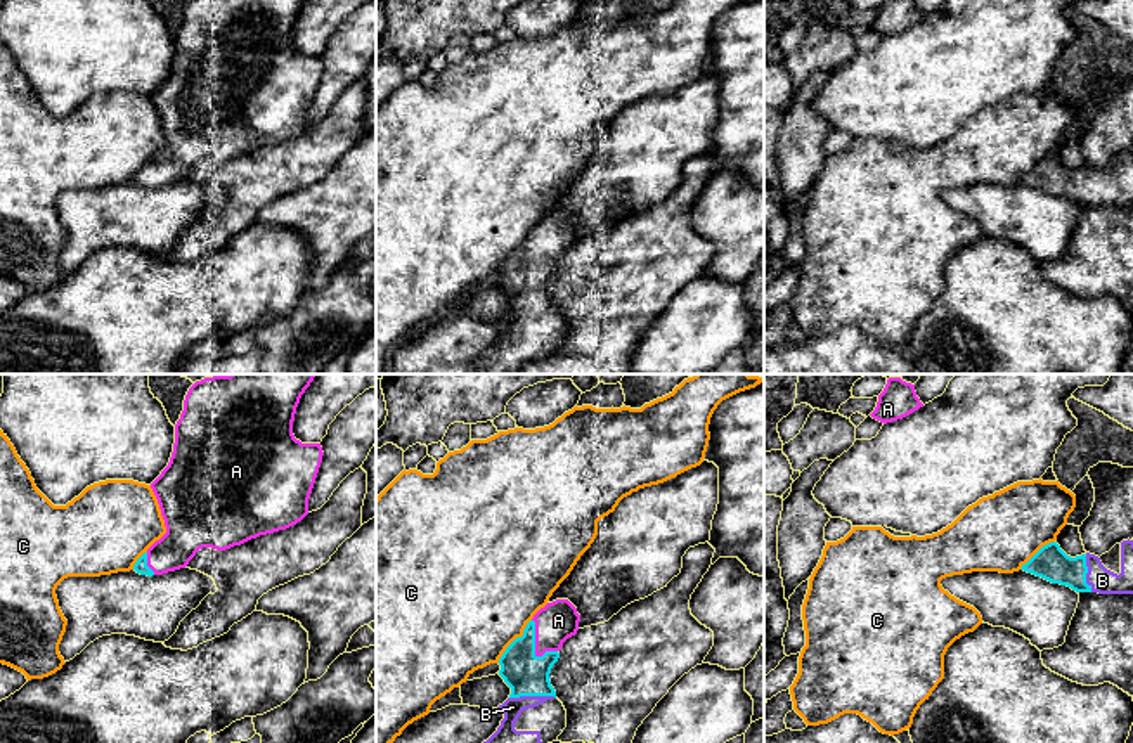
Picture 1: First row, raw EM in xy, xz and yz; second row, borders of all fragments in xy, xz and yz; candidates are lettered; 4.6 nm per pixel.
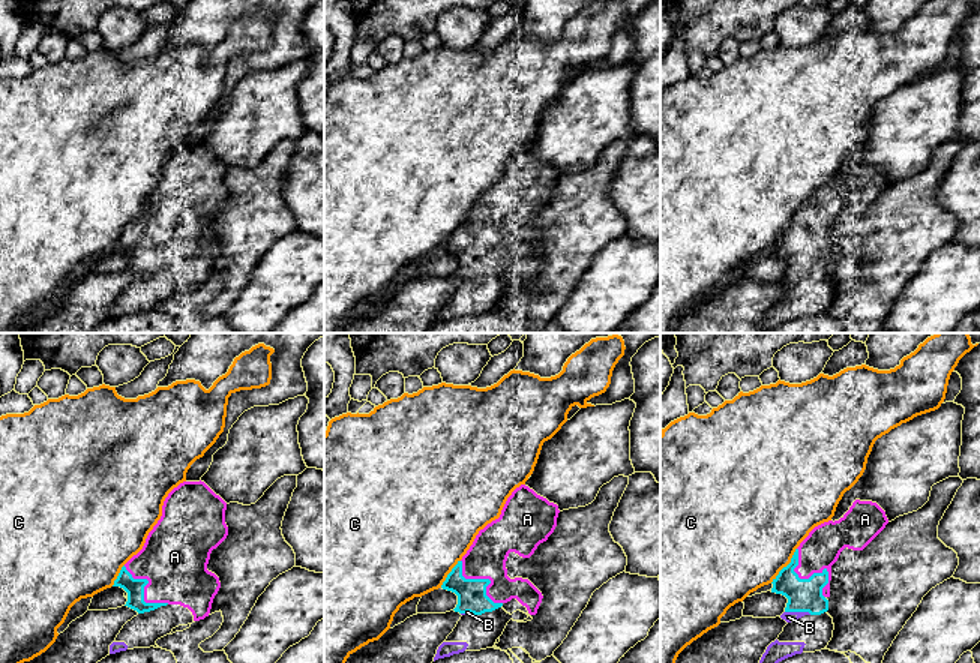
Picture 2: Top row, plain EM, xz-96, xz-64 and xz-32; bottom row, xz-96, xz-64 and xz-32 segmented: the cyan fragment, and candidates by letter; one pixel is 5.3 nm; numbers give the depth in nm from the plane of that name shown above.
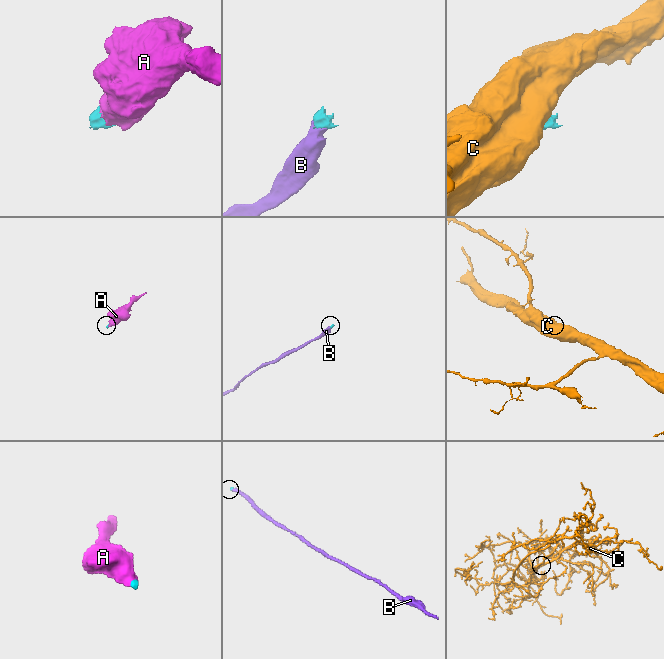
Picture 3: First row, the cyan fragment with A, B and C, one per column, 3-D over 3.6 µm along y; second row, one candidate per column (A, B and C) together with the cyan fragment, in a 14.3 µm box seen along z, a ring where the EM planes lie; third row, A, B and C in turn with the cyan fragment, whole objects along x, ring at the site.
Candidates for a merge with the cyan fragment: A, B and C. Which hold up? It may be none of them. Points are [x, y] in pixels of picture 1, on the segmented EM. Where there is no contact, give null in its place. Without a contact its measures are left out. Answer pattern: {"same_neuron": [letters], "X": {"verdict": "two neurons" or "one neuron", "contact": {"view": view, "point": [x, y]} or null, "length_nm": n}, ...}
{"same_neuron": ["A", "B"], "A": {"verdict": "one neuron", "contact": {"view": "xz", "point": [534, 646]}, "length_nm": 200}, "B": {"verdict": "one neuron", "contact": {"view": "xz", "point": [532, 695]}, "length_nm": 220}, "C": {"verdict": "two neurons", "contact": {"view": "xz", "point": [515, 639]}, "length_nm": 260}}

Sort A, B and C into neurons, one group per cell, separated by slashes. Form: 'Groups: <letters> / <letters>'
Groups: A B / C

